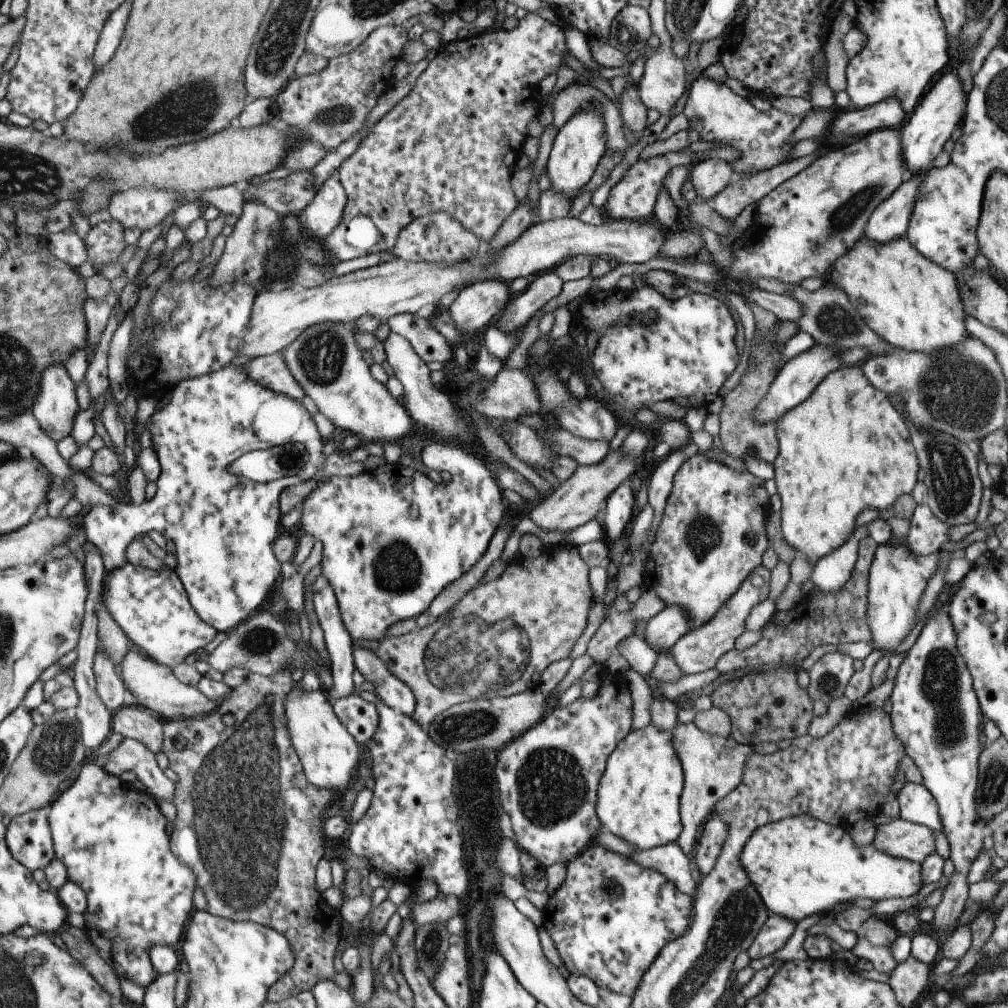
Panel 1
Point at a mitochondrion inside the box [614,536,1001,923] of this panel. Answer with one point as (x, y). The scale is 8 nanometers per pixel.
(941, 683)

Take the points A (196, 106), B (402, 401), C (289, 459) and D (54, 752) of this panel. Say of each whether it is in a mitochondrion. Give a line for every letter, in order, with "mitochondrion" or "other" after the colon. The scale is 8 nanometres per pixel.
A: mitochondrion
B: other
C: mitochondrion
D: mitochondrion

